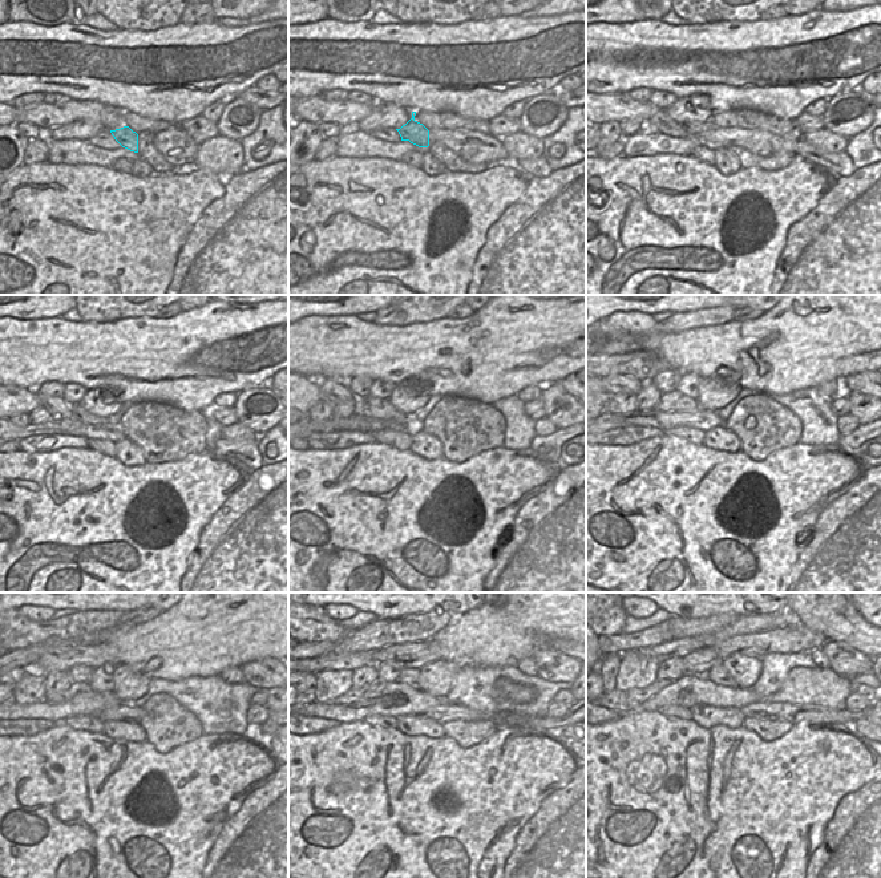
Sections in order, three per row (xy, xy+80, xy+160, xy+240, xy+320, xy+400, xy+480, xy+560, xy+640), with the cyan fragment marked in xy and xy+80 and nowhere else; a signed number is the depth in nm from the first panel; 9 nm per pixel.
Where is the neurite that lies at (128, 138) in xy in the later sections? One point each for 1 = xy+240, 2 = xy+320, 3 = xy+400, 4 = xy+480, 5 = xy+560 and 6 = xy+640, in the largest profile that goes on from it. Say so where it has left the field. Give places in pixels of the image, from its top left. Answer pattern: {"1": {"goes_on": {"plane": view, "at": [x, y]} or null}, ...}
{"1": {"goes_on": {"plane": "xy+240", "at": [79, 412]}}, "2": {"goes_on": {"plane": "xy+320", "at": [372, 407]}}, "3": {"goes_on": {"plane": "xy+400", "at": [670, 401]}}, "4": {"goes_on": {"plane": "xy+480", "at": [75, 688]}}, "5": {"goes_on": {"plane": "xy+560", "at": [352, 694]}}, "6": {"goes_on": {"plane": "xy+640", "at": [627, 702]}}}

